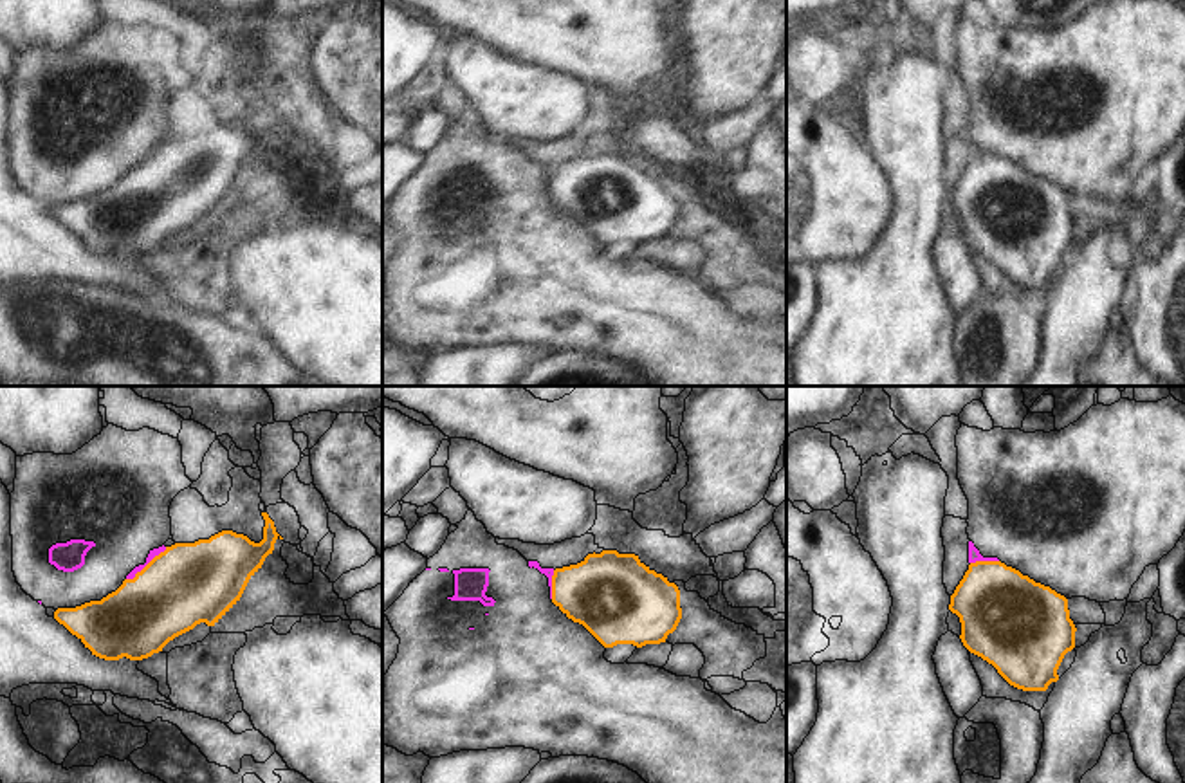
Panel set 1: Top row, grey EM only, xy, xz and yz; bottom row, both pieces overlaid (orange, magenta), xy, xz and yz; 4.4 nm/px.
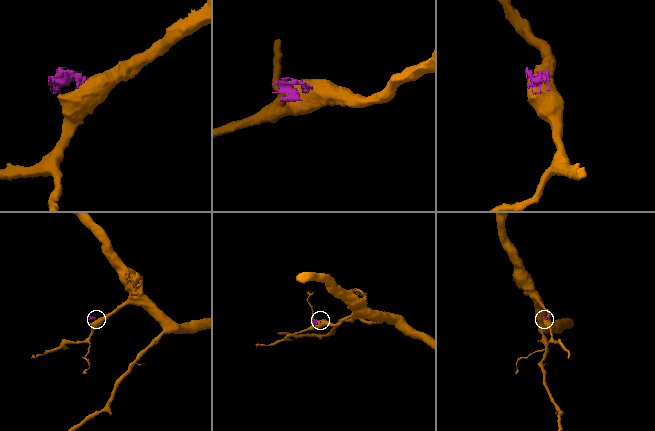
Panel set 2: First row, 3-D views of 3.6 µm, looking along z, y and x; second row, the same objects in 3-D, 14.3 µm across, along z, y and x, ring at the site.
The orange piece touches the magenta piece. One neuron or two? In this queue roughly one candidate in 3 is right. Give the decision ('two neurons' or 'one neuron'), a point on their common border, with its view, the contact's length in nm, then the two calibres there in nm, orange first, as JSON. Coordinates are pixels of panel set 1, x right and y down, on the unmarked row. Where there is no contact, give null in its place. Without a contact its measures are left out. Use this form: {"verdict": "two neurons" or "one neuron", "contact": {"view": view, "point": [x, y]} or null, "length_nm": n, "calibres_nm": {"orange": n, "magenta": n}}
{"verdict": "two neurons", "contact": {"view": "xy", "point": [148, 159]}, "length_nm": 240, "calibres_nm": {"orange": 360, "magenta": 40}}

